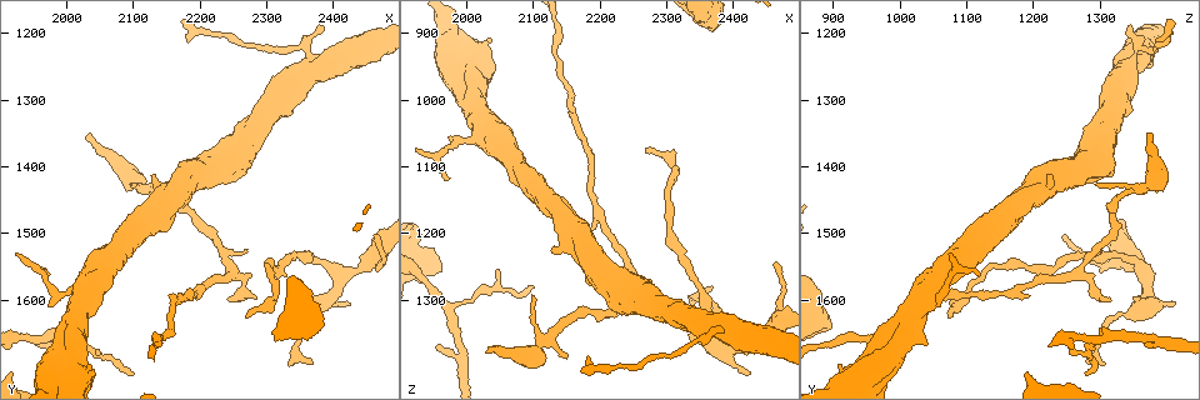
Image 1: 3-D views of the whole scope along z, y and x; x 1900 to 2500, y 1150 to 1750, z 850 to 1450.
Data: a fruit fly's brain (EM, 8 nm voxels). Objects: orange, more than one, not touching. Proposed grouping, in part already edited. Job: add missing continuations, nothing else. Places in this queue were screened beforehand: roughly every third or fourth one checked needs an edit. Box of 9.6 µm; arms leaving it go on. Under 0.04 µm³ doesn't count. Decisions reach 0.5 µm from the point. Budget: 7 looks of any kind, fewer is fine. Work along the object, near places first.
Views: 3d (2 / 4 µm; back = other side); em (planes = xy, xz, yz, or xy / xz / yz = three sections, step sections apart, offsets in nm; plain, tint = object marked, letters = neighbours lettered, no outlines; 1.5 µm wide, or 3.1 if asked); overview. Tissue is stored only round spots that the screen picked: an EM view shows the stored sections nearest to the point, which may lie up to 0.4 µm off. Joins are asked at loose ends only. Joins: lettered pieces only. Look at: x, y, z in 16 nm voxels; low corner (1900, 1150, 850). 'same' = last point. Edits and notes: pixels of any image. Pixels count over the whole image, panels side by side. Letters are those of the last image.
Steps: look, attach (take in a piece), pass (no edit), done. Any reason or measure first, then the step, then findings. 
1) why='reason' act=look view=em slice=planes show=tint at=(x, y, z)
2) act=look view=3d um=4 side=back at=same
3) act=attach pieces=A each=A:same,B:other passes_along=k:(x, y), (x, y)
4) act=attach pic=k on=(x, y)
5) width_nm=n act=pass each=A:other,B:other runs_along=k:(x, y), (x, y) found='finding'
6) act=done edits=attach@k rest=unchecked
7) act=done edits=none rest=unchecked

why='long arm stops here' act=look view=em slice=planes show=plain at=(2265, 1620, 1080)

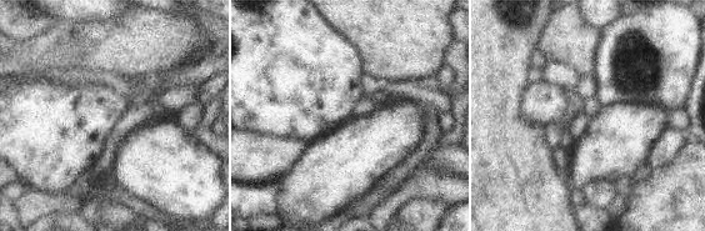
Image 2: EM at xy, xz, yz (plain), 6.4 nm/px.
why='see the neighbours' act=look view=em slice=planes show=letters at=same

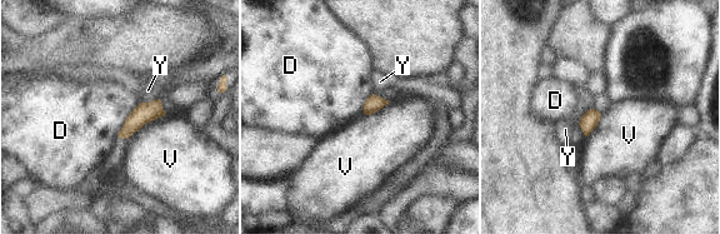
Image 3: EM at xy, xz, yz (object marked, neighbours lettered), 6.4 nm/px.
act=pass each=D:other,V:other,Y:other found='none of them fits'

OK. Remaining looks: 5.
why='free end' act=look view=em slice=planes show=letters at=(1960, 1670, 1365)

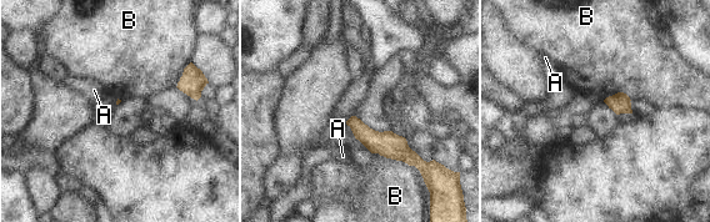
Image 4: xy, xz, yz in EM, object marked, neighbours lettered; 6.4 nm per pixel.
act=pass each=A:other,B:other border=4:(379, 154), (413, 165), (420, 173) found='none of them fits'

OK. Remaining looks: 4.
why='an open end' act=look view=3d um=2 at=(2125, 1410, 1230)

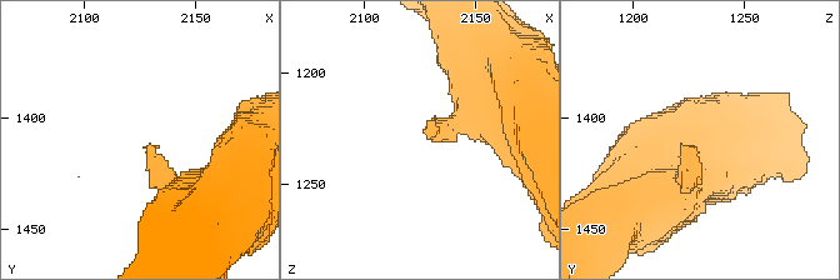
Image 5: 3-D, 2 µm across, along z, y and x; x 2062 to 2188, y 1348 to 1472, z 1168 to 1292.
act=look view=em slice=planes show=tint at=(2128, 1413, 1226)

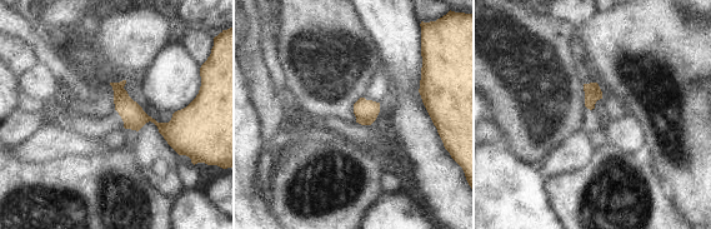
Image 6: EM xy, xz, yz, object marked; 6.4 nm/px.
act=look view=em slice=planes show=letters at=same

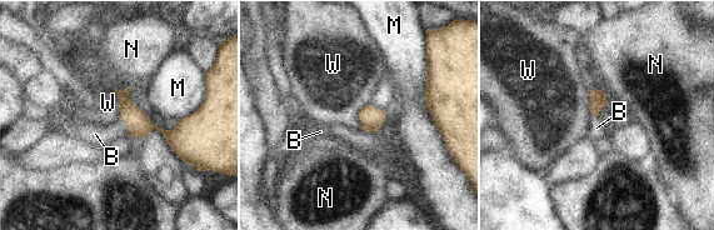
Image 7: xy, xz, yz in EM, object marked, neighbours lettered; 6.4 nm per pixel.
act=attach pieces=B each=B:same,M:other,N:other,W:other passes_along=7:(139, 125), (126, 125), (95, 134) found='it goes on there'

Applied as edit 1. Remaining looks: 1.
act=done edits=attach@7 rest=unchecked

